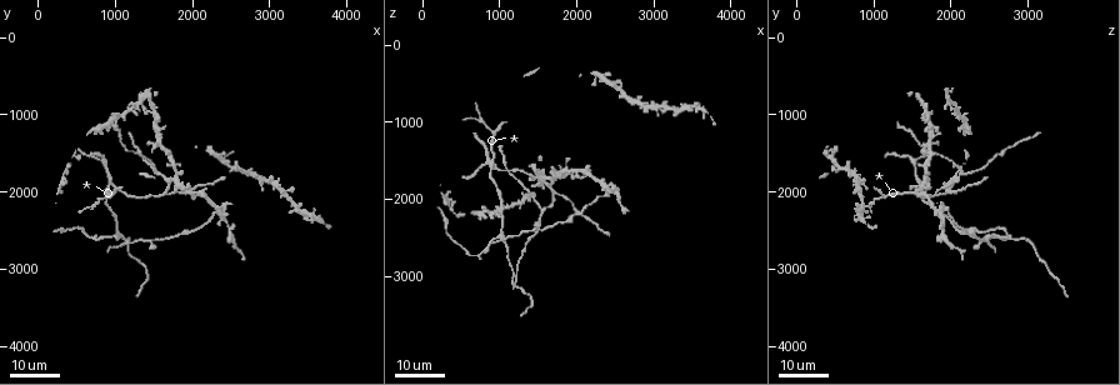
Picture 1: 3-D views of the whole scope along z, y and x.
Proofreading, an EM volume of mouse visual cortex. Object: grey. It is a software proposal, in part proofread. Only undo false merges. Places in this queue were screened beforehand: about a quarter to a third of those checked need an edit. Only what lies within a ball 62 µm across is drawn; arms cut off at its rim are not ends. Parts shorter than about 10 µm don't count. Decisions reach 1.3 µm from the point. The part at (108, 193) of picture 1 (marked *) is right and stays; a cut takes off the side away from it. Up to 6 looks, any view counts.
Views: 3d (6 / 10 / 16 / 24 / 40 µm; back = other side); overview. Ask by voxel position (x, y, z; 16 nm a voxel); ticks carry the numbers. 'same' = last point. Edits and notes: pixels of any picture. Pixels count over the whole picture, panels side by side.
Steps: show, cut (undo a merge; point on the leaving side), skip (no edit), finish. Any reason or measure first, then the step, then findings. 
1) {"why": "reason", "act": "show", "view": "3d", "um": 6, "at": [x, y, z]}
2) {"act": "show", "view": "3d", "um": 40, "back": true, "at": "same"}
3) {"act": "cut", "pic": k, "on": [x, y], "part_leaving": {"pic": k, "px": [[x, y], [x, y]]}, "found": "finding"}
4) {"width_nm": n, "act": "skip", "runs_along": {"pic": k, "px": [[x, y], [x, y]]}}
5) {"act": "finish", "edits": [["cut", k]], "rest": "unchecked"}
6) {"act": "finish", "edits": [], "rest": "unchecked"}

{"why": "two arms in line, one across", "act": "show", "view": "3d", "um": 24, "at": [1000, 1900, 1600]}

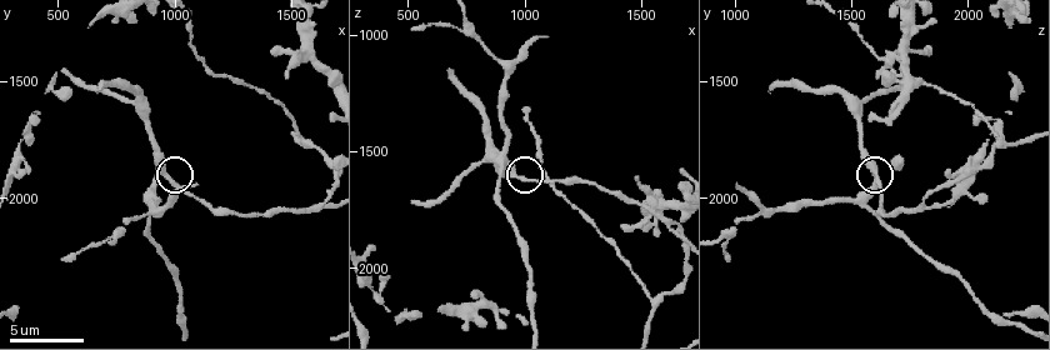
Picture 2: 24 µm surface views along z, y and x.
{"why": "zoom in", "act": "show", "view": "3d", "um": 10, "at": [960, 1890, 1600]}

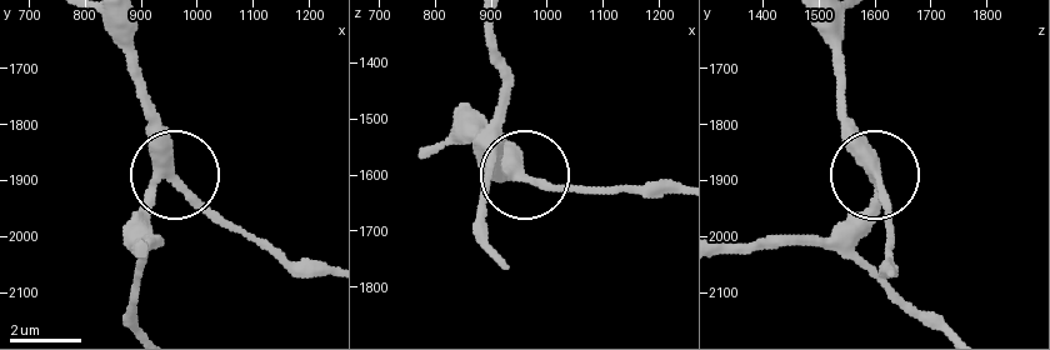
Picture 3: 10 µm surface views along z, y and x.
{"side_arm_um": 28, "act": "skip", "runs_along": {"pic": 3, "px": [[143, 246], [155, 193], [173, 171], [146, 106]]}, "found": "one neuron here"}

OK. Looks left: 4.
{"why": "side arm on a straight run", "act": "show", "view": "3d", "um": 10, "at": [1610, 2030, 1810]}

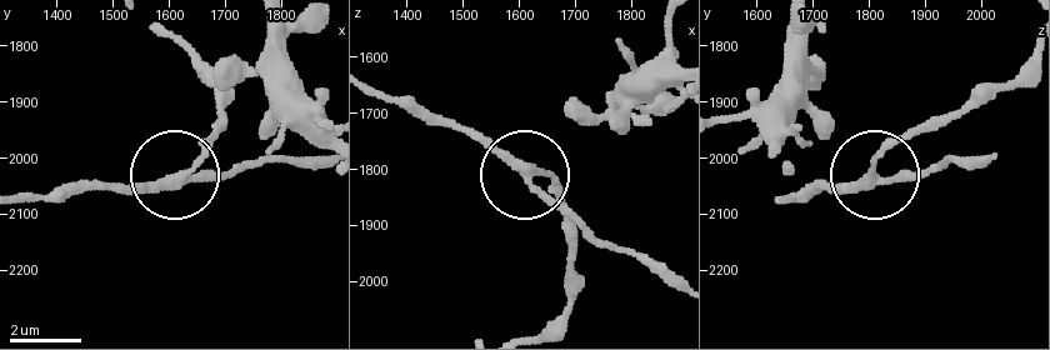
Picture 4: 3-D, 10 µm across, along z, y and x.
{"act": "show", "view": "3d", "um": 6, "at": [1615, 2040, 1815]}

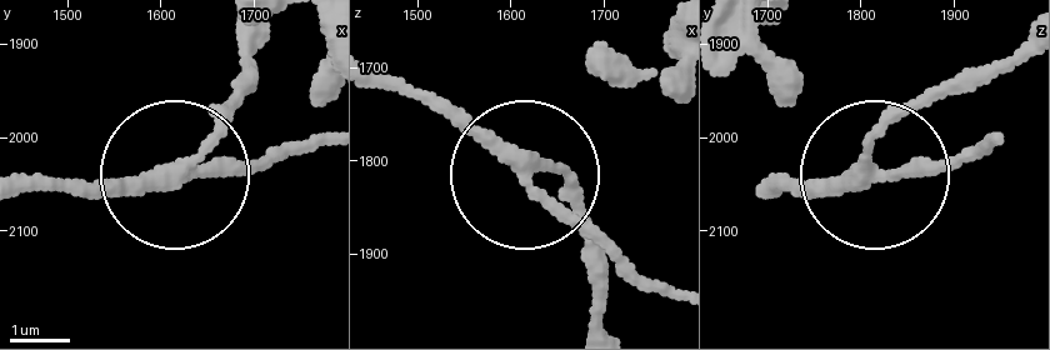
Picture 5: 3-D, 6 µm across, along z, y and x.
{"side_arm_um": 19, "act": "skip", "runs_along": {"pic": 5, "px": [[770, 189], [979, 154]]}, "found": "all the same neuron"}

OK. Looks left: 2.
{"act": "finish", "edits": [], "rest": "unchecked"}

